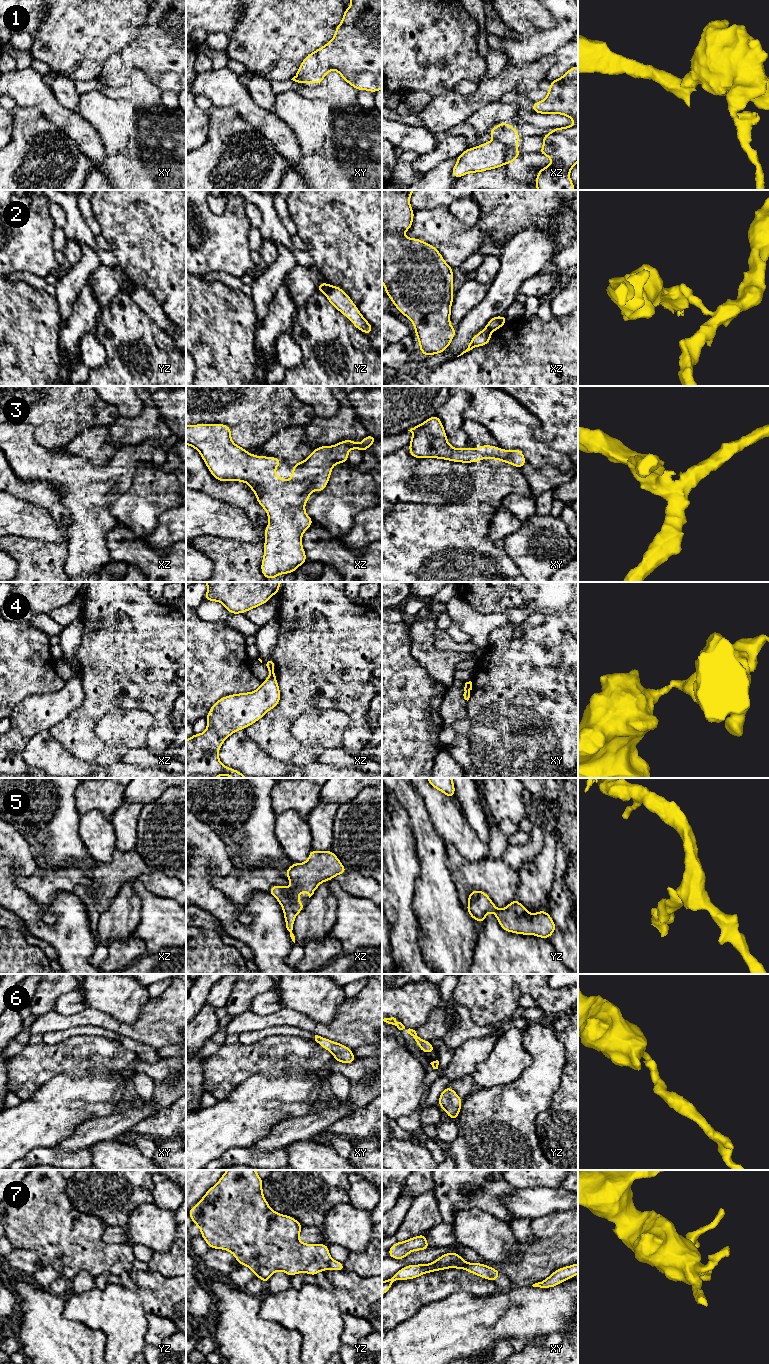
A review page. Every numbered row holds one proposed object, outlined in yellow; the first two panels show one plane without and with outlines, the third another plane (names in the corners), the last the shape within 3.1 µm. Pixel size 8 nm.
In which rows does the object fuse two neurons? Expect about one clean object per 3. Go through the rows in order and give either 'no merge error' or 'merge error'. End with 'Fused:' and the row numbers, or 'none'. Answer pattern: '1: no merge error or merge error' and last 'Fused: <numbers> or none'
1: merge error
2: merge error
3: no merge error
4: merge error
5: no merge error
6: no merge error
7: merge error
Fused: 1, 2, 4, 7

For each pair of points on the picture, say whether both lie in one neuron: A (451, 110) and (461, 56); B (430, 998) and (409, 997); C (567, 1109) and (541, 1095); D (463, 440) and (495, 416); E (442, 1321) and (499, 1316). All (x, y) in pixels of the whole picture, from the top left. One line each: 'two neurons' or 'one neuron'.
A: two neurons
B: one neuron
C: two neurons
D: two neurons
E: one neuron

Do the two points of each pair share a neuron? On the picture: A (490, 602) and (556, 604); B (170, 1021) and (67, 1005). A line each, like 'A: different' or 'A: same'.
A: same
B: different

